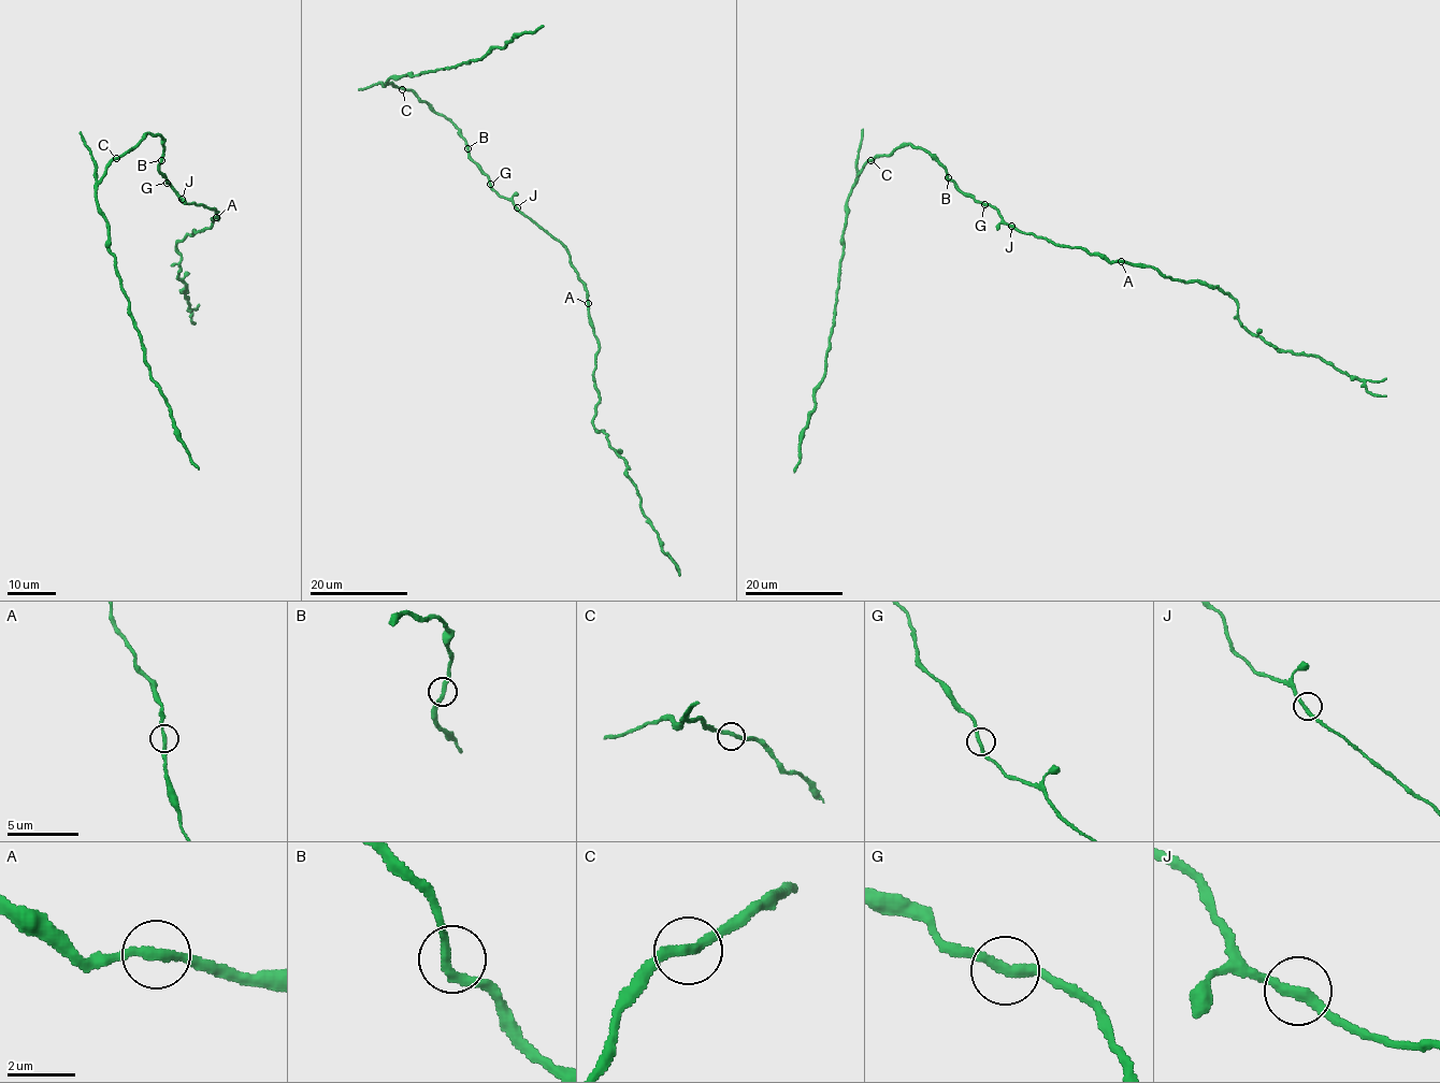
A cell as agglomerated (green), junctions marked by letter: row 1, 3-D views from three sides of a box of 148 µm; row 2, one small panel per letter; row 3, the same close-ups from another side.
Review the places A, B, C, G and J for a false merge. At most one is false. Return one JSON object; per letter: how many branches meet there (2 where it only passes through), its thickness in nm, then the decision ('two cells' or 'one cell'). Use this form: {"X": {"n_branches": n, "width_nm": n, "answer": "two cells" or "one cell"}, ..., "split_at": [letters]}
{"A": {"n_branches": 2, "width_nm": 260, "answer": "one cell"}, "B": {"n_branches": 2, "width_nm": 260, "answer": "one cell"}, "C": {"n_branches": 2, "width_nm": 260, "answer": "one cell"}, "G": {"n_branches": 2, "width_nm": 280, "answer": "one cell"}, "J": {"n_branches": 2, "width_nm": 280, "answer": "one cell"}, "split_at": []}

